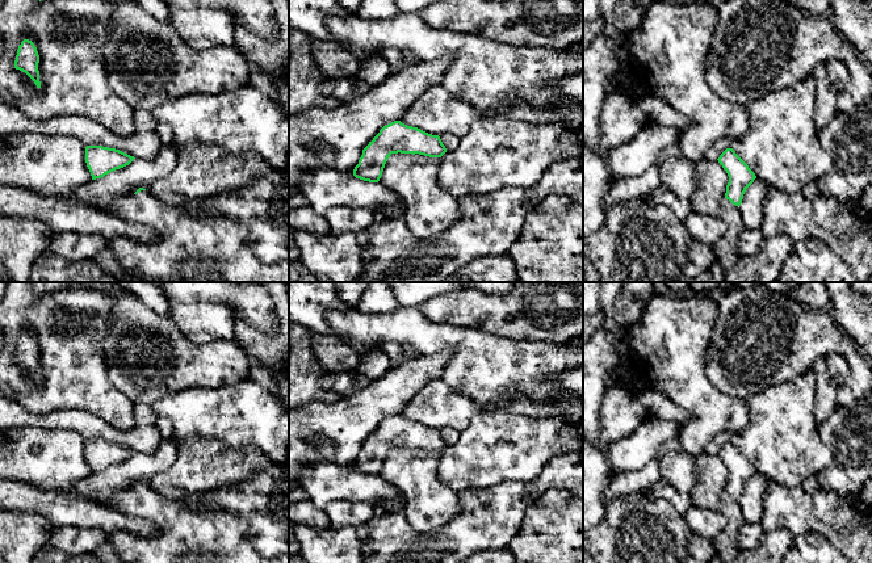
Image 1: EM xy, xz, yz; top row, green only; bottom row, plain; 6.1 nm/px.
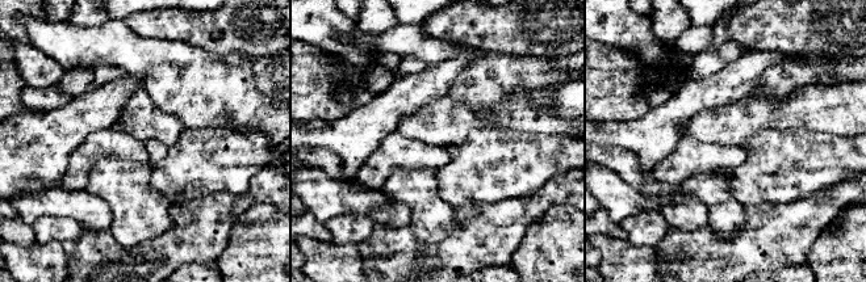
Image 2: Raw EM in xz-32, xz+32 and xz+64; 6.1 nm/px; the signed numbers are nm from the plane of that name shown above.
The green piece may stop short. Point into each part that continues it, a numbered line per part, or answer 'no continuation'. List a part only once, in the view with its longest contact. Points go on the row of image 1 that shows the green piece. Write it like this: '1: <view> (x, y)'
1: yz (725, 251)

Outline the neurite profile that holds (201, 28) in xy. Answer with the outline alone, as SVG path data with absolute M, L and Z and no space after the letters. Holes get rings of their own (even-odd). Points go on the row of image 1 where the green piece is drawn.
M171 7L169 21L181 39L197 51L235 46L235 22L222 8L179 9Z

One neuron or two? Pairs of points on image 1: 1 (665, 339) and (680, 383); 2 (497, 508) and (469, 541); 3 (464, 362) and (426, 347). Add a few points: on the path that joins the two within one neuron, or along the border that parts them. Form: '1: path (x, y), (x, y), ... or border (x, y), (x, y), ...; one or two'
1: path (673, 349), (679, 373); one
2: path (489, 516), (472, 533); one
3: path (464, 349), (458, 340), (439, 340); one

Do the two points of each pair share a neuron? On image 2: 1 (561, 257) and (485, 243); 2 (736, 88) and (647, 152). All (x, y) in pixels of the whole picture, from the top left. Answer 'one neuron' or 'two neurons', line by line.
1: two neurons
2: one neuron

